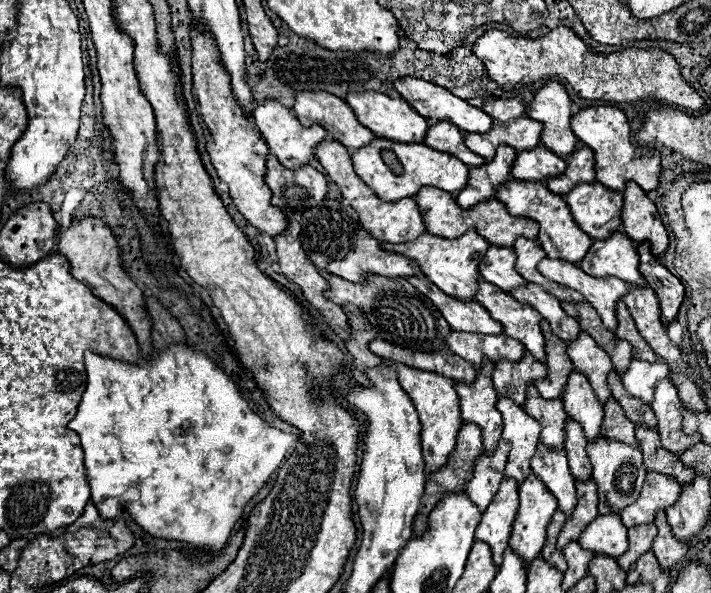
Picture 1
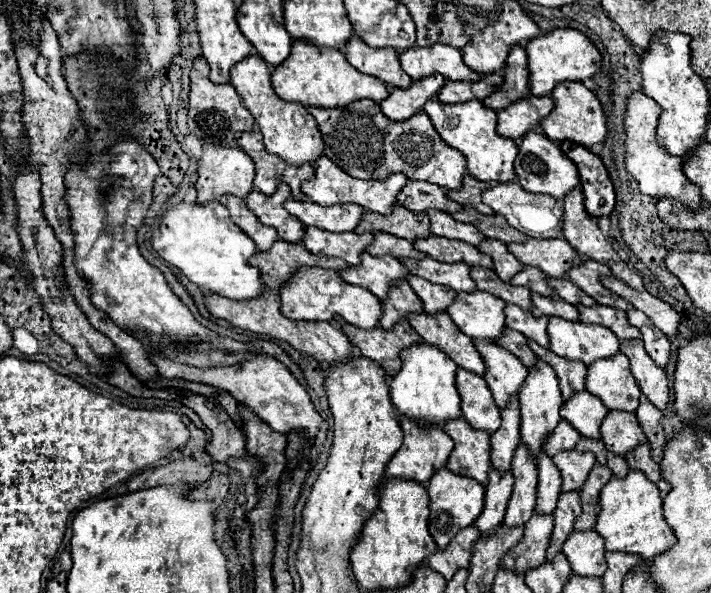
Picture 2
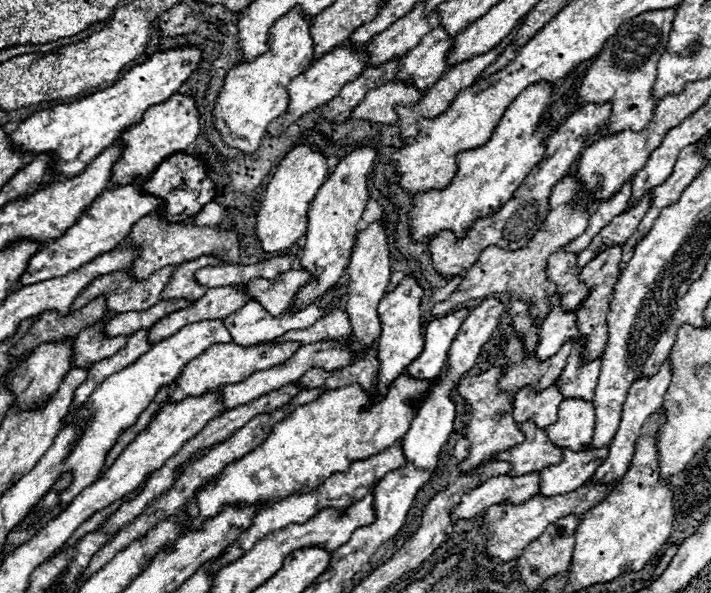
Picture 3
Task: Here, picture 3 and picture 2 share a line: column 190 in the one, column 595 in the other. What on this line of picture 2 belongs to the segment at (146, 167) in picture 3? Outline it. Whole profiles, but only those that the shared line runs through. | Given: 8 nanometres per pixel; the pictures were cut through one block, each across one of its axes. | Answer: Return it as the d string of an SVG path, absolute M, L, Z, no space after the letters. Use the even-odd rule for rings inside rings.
M558 82L552 88L552 100L554 100L554 110L540 120L542 134L546 134L550 140L558 140L558 142L570 140L582 146L592 146L606 138L606 118L600 108L600 102L584 84Z

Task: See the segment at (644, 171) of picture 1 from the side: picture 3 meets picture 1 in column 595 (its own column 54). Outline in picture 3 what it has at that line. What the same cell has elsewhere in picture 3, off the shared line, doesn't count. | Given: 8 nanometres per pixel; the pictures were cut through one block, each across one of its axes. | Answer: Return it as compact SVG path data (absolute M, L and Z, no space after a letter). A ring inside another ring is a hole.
M198 46L156 52L144 64L138 64L126 72L114 86L72 104L60 104L32 114L12 132L12 140L20 150L36 154L52 152L56 160L54 170L60 176L72 178L80 174L100 152L112 146L126 128L138 124L150 106L166 102L198 68L200 60L202 50Z

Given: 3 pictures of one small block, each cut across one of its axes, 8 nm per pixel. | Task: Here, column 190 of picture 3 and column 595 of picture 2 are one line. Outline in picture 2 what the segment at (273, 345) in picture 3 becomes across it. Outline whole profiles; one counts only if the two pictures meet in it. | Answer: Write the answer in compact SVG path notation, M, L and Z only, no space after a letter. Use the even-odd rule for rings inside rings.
M620 352L612 358L602 358L588 366L586 390L600 398L610 410L636 412L640 388L630 374L628 358L624 358Z

